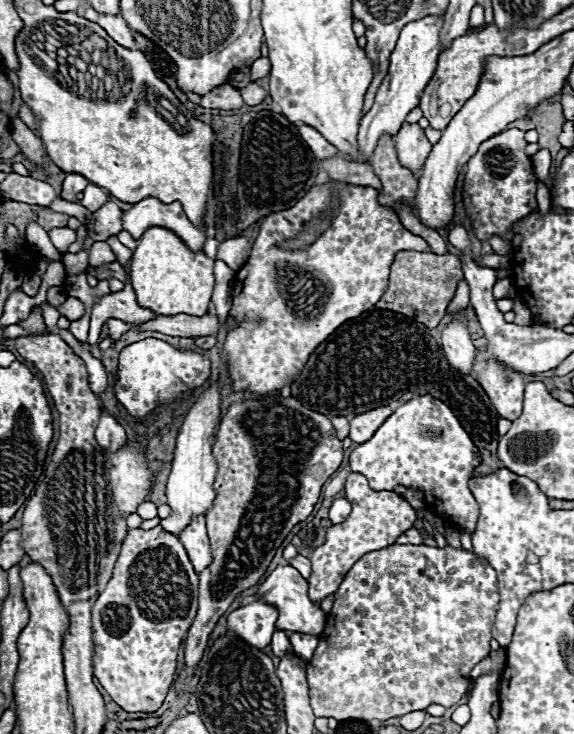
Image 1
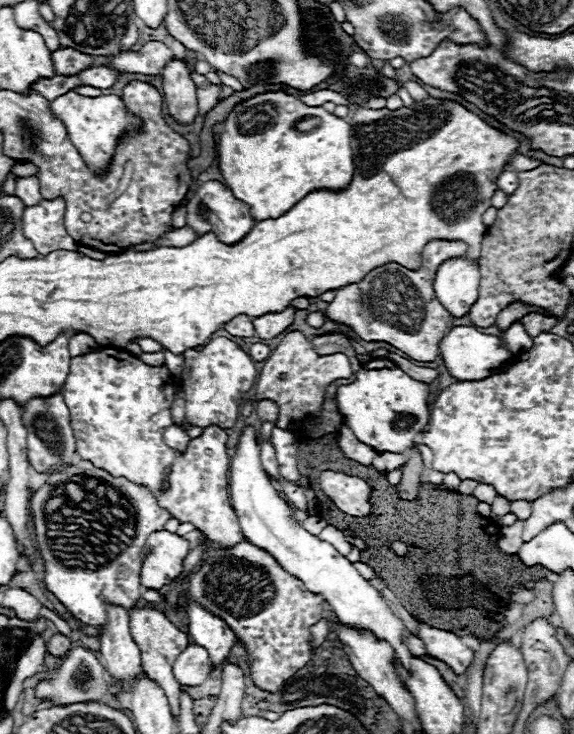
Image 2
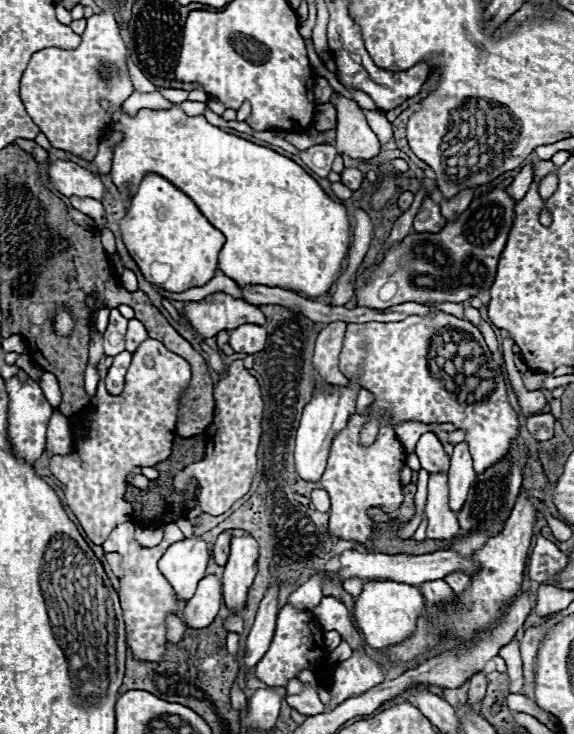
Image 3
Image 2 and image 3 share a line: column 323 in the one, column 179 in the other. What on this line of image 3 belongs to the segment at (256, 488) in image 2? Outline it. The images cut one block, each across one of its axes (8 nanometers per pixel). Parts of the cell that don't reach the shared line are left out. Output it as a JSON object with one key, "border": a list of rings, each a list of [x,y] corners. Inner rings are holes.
{"border":[[[200,536],[184,538],[172,544],[160,558],[158,568],[172,584],[174,592],[182,600],[190,600],[196,592],[196,584],[204,578],[210,560],[210,550]]]}

